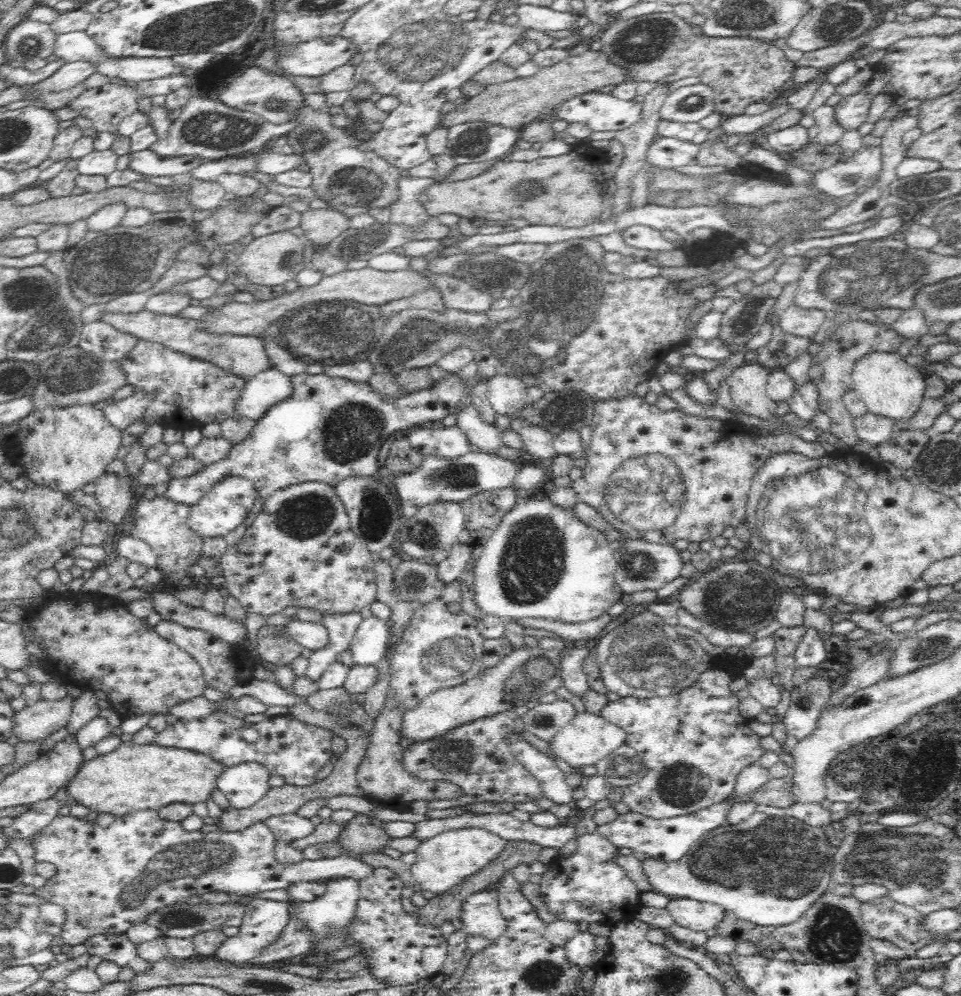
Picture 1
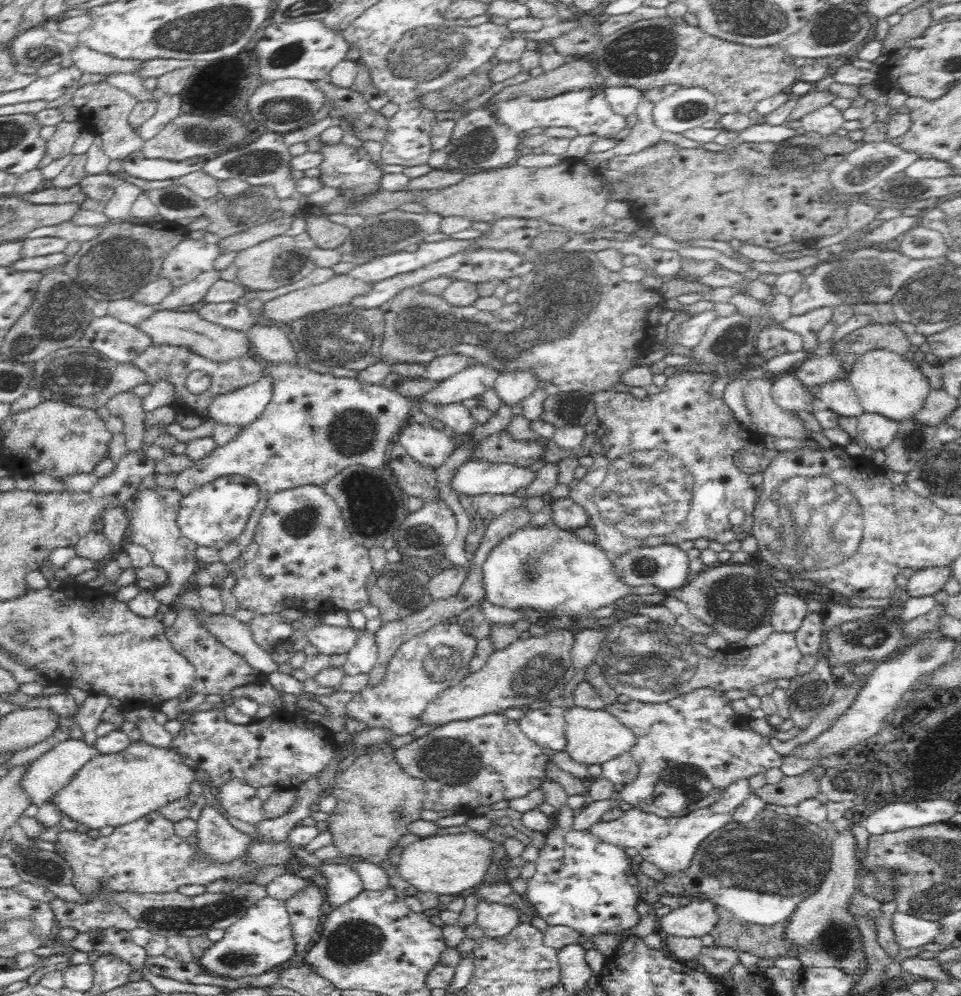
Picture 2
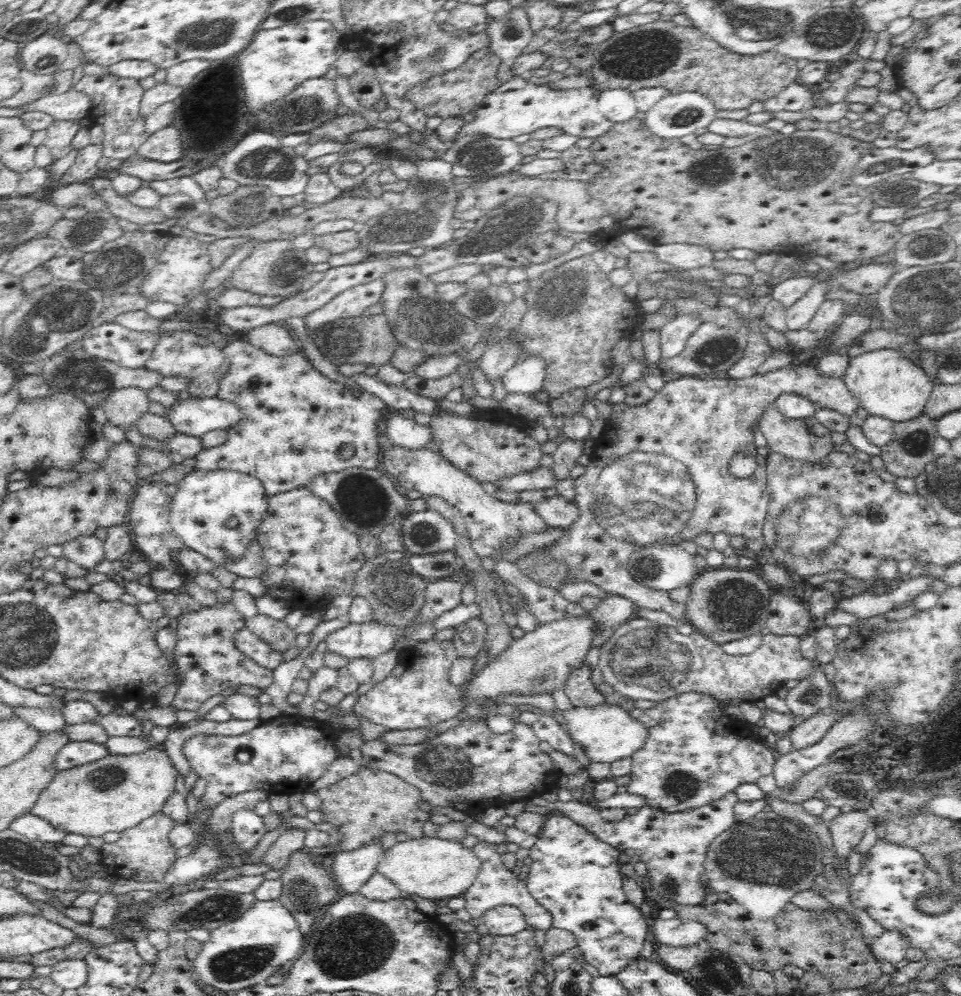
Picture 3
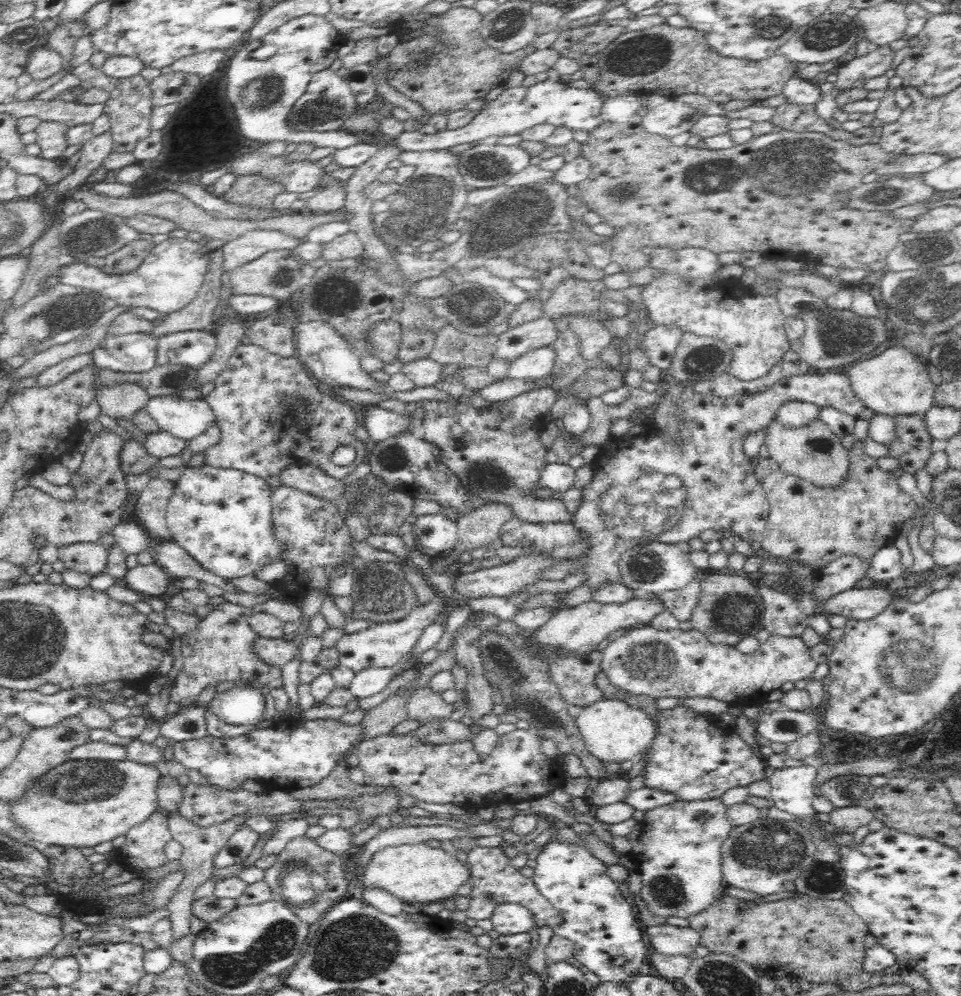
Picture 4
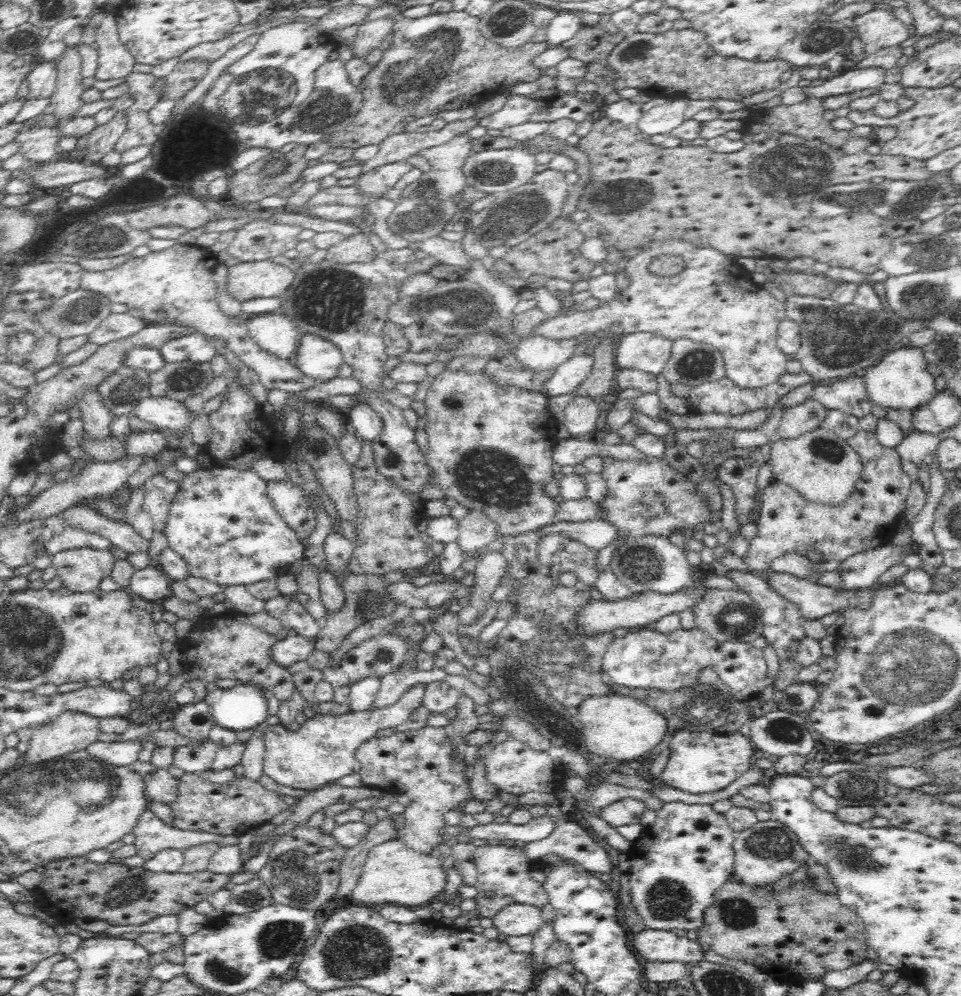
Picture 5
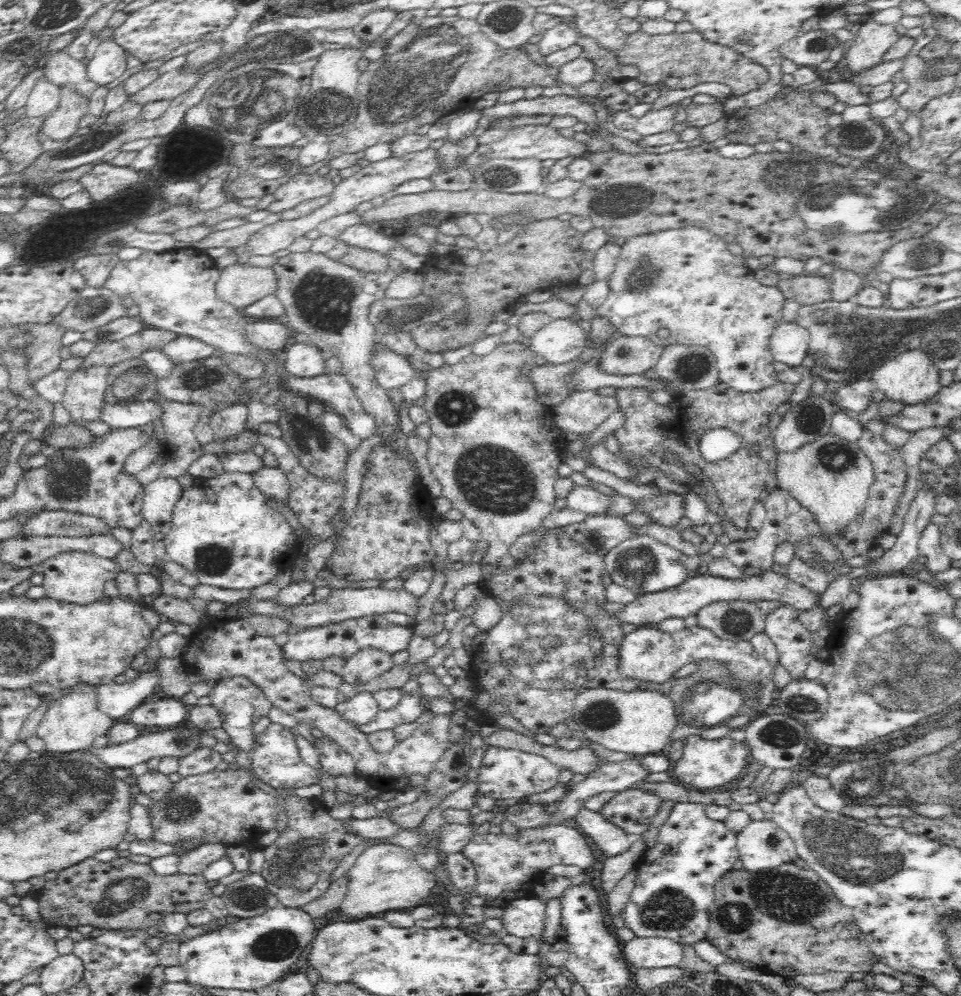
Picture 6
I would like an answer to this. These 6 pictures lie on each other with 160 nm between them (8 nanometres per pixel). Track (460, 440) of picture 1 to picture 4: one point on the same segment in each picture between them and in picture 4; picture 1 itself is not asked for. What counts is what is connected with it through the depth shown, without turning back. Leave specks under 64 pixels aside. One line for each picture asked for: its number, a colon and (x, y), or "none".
2: (426, 445)
3: (404, 432)
4: (380, 423)

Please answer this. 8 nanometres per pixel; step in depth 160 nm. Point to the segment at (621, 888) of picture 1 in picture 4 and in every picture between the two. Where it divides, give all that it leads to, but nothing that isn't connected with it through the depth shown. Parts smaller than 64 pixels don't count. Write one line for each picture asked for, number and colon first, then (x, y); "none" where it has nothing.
2: (581, 882)
3: (574, 875)
4: (604, 927)

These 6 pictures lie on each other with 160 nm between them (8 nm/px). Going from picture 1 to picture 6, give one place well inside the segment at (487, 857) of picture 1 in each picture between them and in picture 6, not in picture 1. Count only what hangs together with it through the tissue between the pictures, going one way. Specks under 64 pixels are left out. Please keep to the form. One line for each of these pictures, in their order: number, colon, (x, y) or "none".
2: (448, 864)
3: (433, 869)
4: (417, 874)
5: (393, 874)
6: (384, 876)

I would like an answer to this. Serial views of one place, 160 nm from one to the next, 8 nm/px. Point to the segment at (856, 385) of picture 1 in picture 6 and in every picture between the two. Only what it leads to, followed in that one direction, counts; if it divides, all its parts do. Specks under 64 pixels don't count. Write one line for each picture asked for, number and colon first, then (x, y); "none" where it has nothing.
2: (885, 383)
3: (889, 385)
4: (895, 382)
5: (900, 380)
6: (910, 378)

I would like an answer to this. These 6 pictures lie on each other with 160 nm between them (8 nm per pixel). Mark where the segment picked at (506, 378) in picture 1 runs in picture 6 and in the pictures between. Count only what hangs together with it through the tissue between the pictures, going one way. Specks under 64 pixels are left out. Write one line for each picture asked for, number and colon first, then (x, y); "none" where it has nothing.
2: (512, 386)
3: (526, 376)
4: (535, 364)
5: (537, 352)
6: (560, 341)

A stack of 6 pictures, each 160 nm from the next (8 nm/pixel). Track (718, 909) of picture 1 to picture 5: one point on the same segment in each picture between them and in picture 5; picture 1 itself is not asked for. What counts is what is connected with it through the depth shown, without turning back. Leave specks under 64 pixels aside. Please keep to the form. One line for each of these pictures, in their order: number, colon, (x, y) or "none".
2: (697, 919)
3: (678, 932)
4: (667, 939)
5: (649, 945)

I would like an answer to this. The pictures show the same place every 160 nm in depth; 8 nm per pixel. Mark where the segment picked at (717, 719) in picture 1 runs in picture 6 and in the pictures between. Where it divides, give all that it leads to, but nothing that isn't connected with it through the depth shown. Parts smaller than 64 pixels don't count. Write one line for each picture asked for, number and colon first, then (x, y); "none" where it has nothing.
2: (688, 750)
3: (695, 754)
4: (693, 759)
5: (702, 761)
6: (706, 765)

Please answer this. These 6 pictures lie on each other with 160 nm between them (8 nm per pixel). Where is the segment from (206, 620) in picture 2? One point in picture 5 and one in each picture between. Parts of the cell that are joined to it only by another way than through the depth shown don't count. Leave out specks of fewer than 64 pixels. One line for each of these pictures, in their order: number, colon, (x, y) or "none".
3: (259, 651)
4: (276, 652)
5: (294, 648)

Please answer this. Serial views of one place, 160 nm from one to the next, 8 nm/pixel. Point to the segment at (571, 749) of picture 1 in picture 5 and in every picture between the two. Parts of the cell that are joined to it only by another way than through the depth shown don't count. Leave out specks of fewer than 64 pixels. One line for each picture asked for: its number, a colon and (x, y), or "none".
2: (593, 736)
3: (608, 733)
4: (613, 731)
5: (615, 726)

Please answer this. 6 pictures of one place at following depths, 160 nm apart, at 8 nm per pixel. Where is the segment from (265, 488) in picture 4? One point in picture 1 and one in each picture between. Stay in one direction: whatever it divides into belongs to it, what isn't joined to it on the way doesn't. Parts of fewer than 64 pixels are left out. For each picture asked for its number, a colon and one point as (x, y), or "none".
1: (220, 511)
2: (214, 515)
3: (217, 513)

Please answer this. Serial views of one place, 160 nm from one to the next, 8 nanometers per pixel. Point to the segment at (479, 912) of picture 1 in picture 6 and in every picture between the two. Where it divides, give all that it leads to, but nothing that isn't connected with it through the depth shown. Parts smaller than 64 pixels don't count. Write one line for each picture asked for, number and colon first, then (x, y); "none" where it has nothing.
2: (496, 920)
3: (505, 920)
4: (510, 918)
5: (516, 920)
6: (524, 917)

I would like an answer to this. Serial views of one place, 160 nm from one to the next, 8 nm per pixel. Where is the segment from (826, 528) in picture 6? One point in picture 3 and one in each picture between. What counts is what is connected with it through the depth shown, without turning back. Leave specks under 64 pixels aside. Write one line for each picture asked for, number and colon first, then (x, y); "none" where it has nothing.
3: (807, 440)
4: (813, 453)
5: (822, 467)

